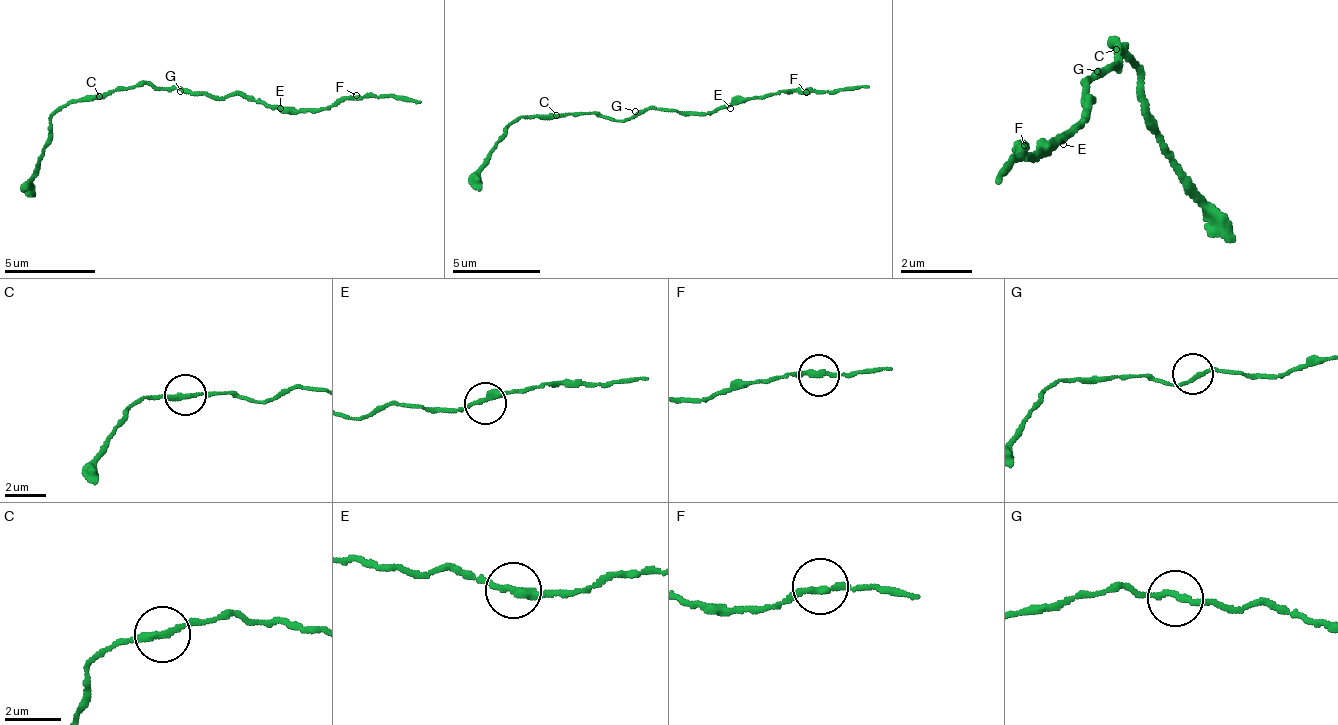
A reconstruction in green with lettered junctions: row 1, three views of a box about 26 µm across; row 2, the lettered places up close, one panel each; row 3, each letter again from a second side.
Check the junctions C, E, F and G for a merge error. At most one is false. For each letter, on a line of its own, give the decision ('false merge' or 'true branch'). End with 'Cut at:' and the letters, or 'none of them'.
C: true branch
E: true branch
F: true branch
G: true branch
Cut at: none of them

